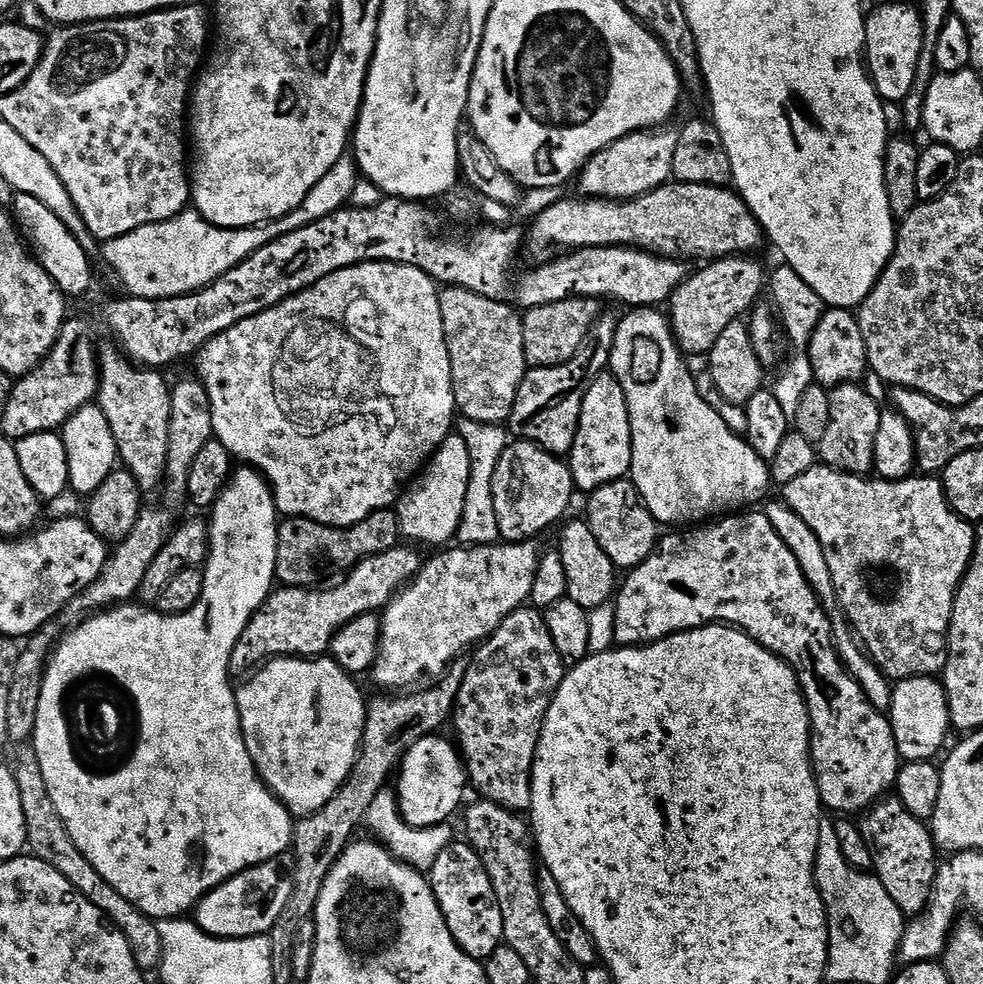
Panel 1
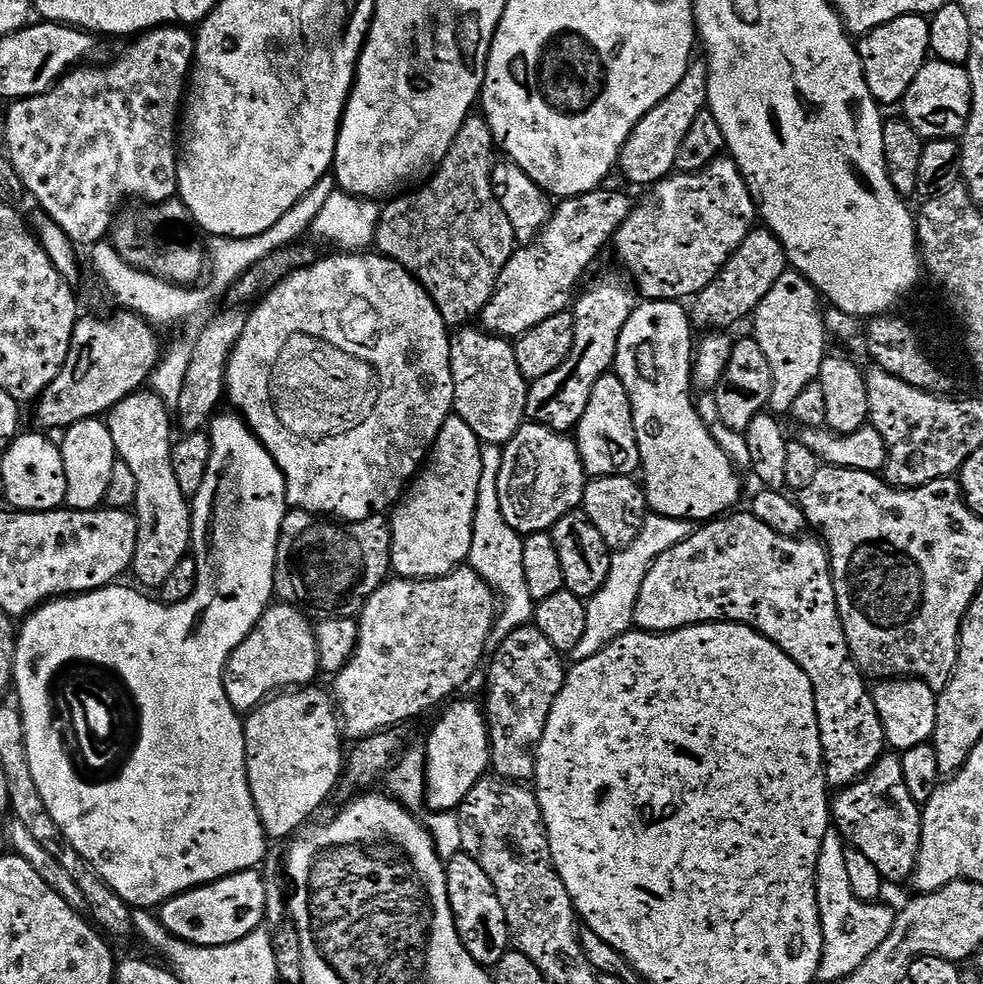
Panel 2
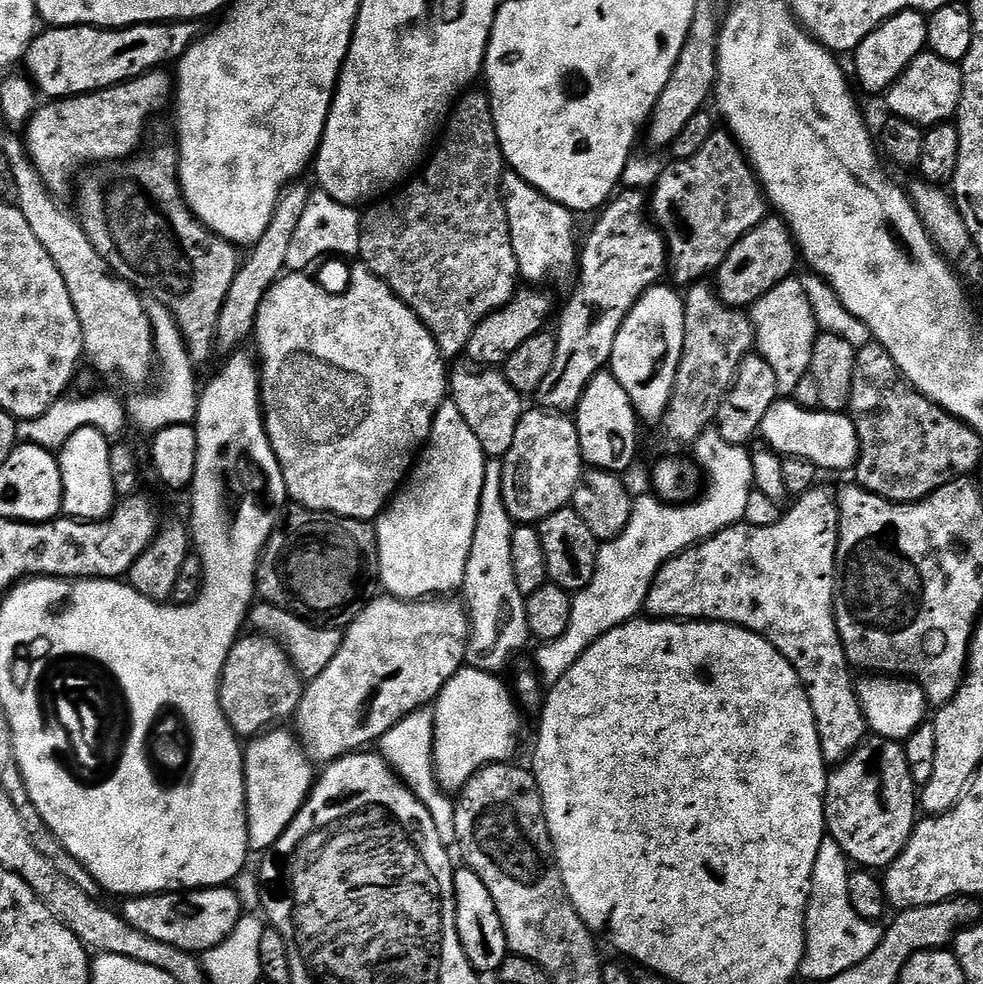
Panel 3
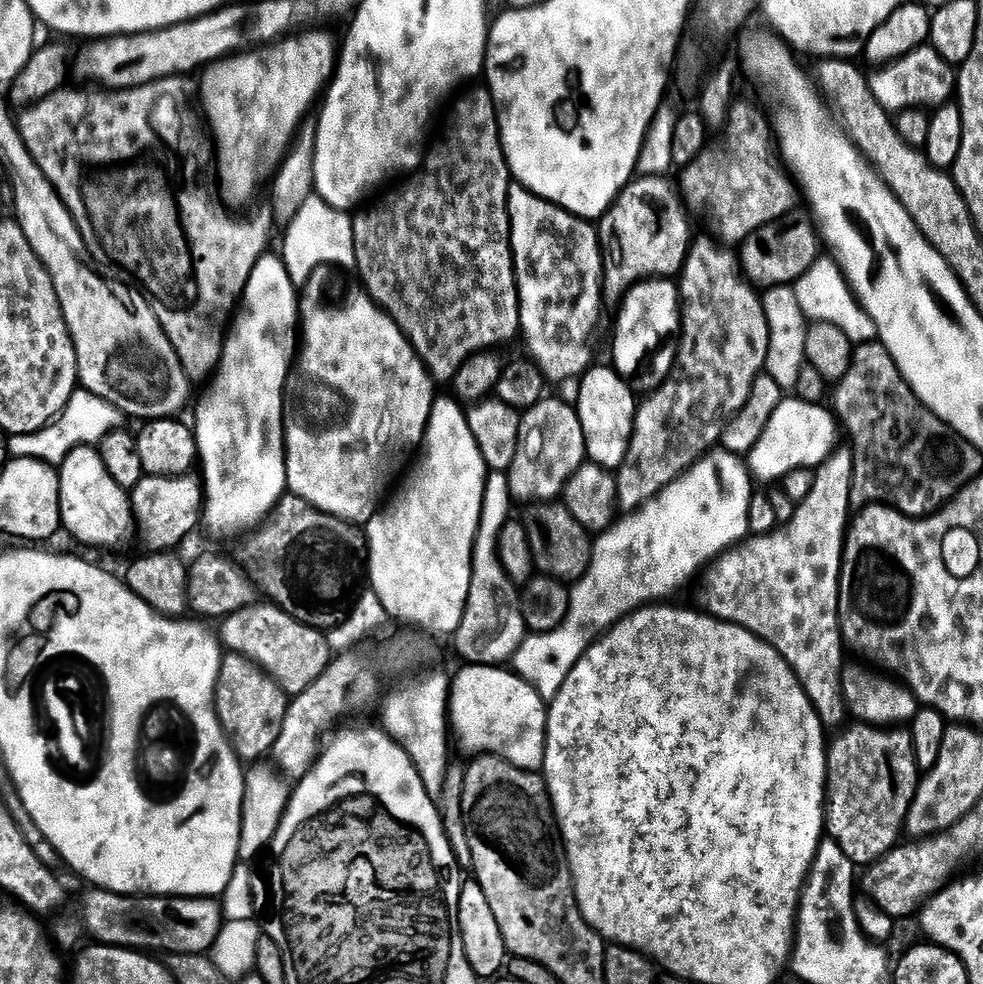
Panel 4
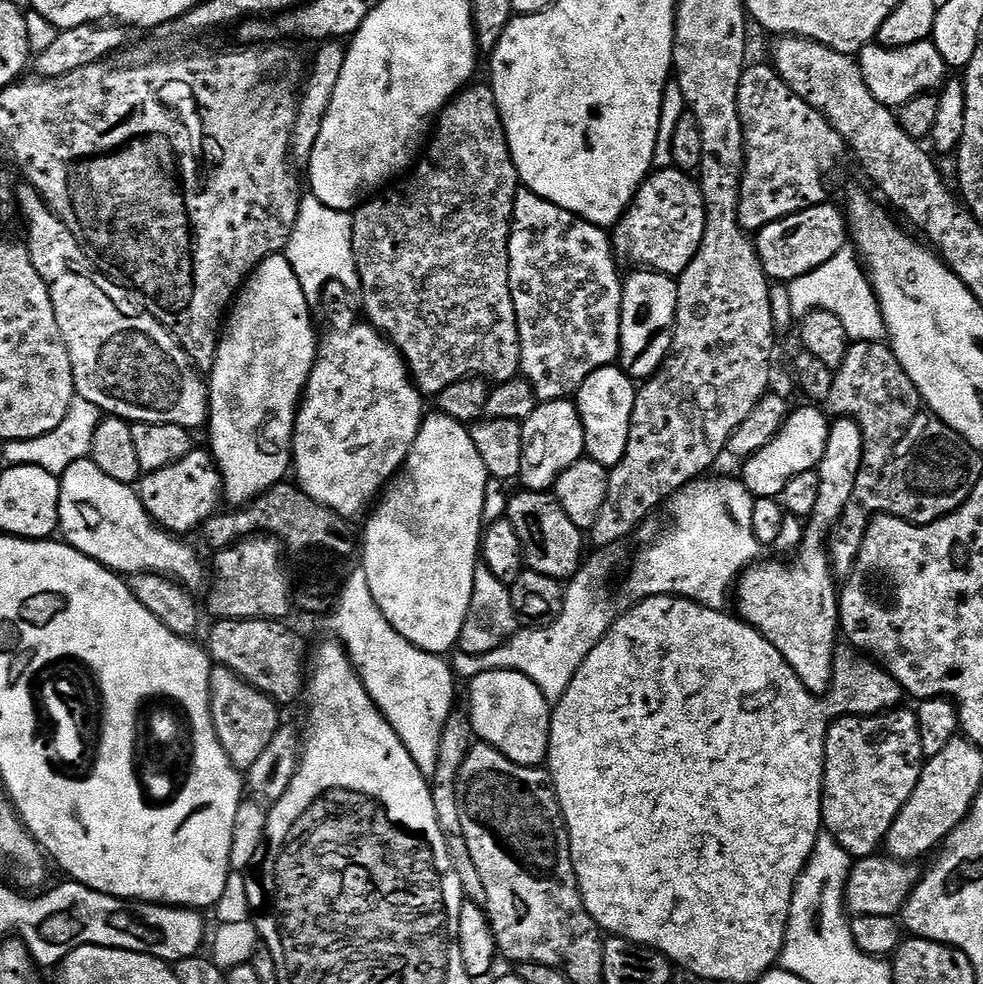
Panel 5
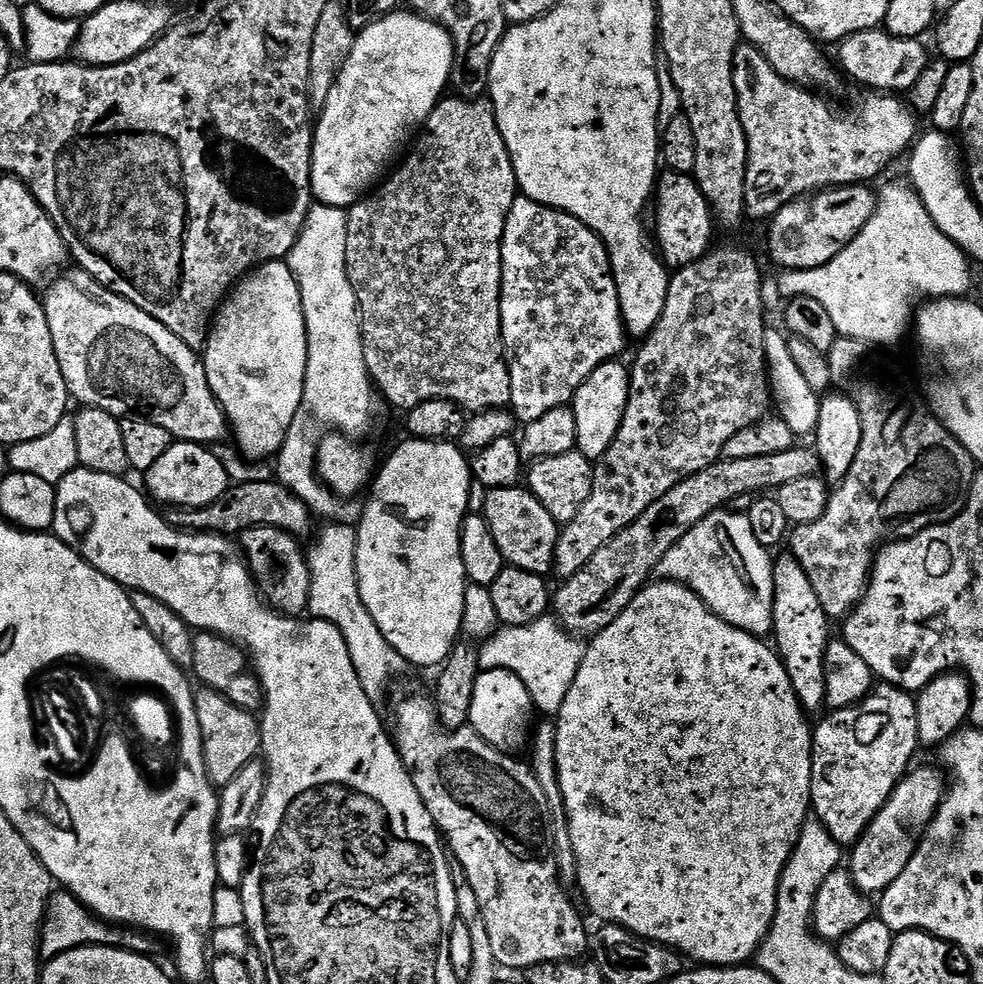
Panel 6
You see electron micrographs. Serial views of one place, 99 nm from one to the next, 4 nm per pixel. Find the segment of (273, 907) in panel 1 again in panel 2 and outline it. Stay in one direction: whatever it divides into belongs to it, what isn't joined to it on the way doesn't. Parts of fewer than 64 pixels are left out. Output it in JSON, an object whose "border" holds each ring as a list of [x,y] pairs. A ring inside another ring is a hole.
{"border":[[[256,870],[235,872],[232,876],[223,876],[221,880],[216,880],[213,884],[204,884],[200,888],[192,888],[188,892],[183,892],[180,896],[159,905],[160,924],[171,936],[177,936],[188,944],[197,944],[203,948],[230,946],[246,938],[246,934],[250,934],[265,923],[264,915],[268,912],[268,888],[258,873],[259,871]]]}

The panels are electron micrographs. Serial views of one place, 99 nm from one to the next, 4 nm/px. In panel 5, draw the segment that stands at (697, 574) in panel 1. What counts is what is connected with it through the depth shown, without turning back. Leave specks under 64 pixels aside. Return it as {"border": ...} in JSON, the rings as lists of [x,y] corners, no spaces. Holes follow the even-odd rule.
{"border":[[[836,418],[829,423],[829,436],[826,438],[825,453],[822,454],[818,467],[820,481],[818,482],[818,498],[814,503],[813,512],[807,517],[804,536],[801,544],[791,557],[792,564],[764,564],[757,562],[744,569],[740,579],[734,585],[735,611],[739,619],[763,634],[768,641],[782,654],[782,658],[792,667],[794,674],[806,686],[810,693],[821,694],[828,691],[831,684],[831,668],[833,657],[838,645],[838,629],[840,627],[840,601],[838,599],[838,584],[834,579],[832,561],[828,558],[828,538],[832,534],[841,513],[854,492],[854,482],[858,478],[858,470],[862,466],[864,443],[862,430],[855,420]]]}

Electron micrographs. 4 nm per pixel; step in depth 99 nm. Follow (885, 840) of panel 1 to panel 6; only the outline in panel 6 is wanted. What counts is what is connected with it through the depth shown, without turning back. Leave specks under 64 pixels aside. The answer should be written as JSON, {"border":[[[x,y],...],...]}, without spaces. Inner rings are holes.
{"border":[[[881,683],[861,702],[829,711],[827,715],[812,733],[812,808],[815,817],[840,845],[851,846],[860,841],[913,763],[912,755],[920,744],[916,696],[903,688]]]}

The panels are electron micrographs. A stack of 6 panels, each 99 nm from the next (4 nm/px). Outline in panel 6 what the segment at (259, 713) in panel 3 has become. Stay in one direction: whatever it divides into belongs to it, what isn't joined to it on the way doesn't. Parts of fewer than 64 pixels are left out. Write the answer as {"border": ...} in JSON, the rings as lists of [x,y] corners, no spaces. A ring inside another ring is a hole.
{"border":[[[207,686],[196,692],[196,713],[204,735],[204,761],[208,766],[208,776],[218,786],[228,784],[250,761],[261,755],[260,720],[252,717],[249,709],[240,708],[224,693]]]}

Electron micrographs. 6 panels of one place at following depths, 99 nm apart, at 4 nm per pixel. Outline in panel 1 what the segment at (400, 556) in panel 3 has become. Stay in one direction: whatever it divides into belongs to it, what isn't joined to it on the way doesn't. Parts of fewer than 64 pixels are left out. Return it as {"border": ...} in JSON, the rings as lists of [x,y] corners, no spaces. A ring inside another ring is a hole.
{"border":[[[449,434],[440,447],[432,452],[426,467],[415,477],[411,485],[413,488],[403,493],[398,504],[400,531],[407,539],[409,536],[412,540],[429,540],[432,544],[447,545],[447,540],[455,537],[466,506],[470,462],[470,451],[459,434]]]}

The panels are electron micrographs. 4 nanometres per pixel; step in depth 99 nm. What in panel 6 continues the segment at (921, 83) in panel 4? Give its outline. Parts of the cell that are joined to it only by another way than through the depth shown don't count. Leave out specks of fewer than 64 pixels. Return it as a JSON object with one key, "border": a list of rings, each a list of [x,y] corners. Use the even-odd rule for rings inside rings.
{"border":[[[871,28],[839,41],[840,64],[845,73],[849,72],[860,84],[865,84],[868,90],[880,94],[904,94],[918,82],[922,70],[926,70],[930,53],[924,49],[923,39],[898,38],[891,36],[887,30]]]}

